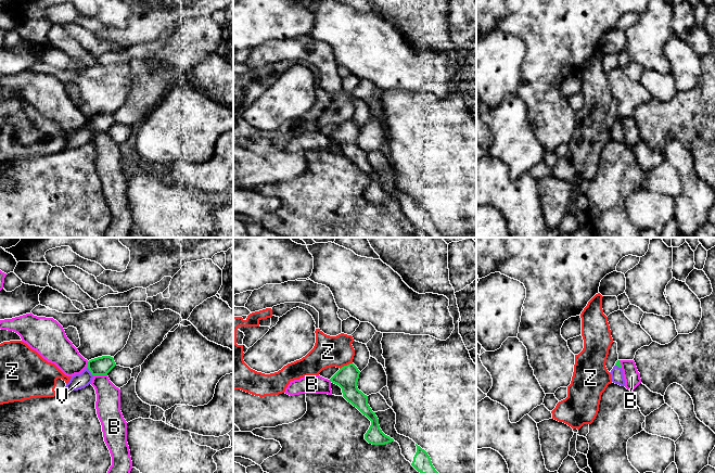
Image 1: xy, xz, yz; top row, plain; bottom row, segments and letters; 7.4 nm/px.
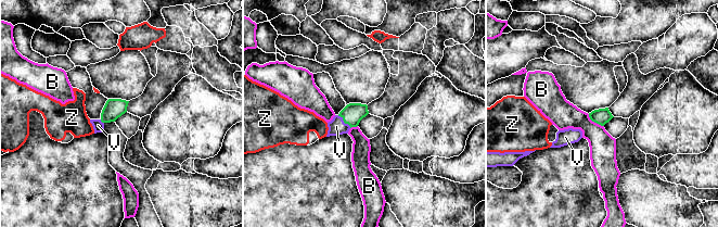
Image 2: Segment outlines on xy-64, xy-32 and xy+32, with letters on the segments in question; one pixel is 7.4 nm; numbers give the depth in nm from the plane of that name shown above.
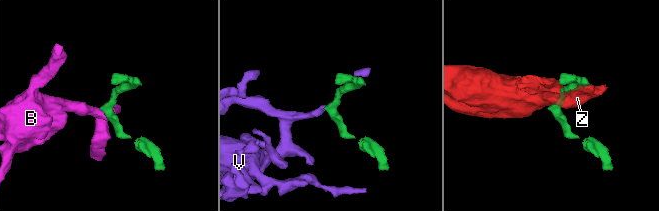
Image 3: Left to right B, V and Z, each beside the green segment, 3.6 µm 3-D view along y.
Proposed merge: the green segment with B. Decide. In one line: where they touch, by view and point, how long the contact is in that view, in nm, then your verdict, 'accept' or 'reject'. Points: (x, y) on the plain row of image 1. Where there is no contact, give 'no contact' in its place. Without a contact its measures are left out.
xy (100, 131) | 100 nm | reject

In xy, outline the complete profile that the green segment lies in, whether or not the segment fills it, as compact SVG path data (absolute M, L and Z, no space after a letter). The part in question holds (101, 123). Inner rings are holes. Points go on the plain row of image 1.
M102 113L89 117L87 125L80 131L75 131L71 135L64 149L85 145L91 141L94 132L107 132L115 123L114 115L111 113Z

